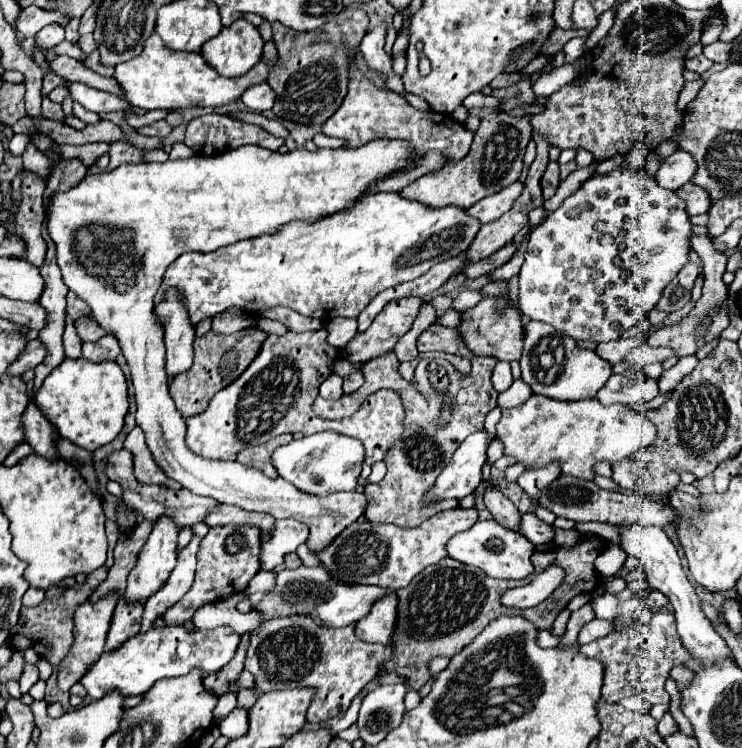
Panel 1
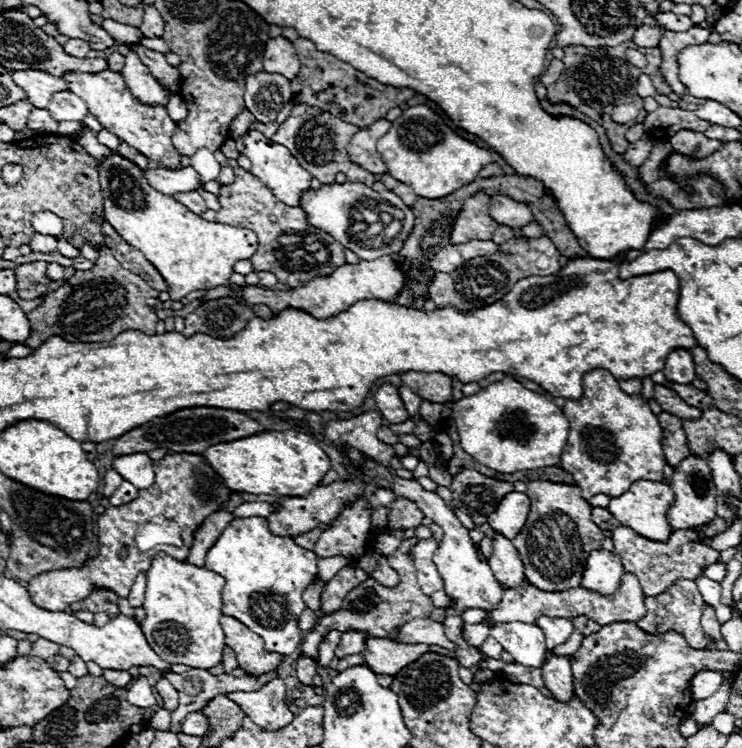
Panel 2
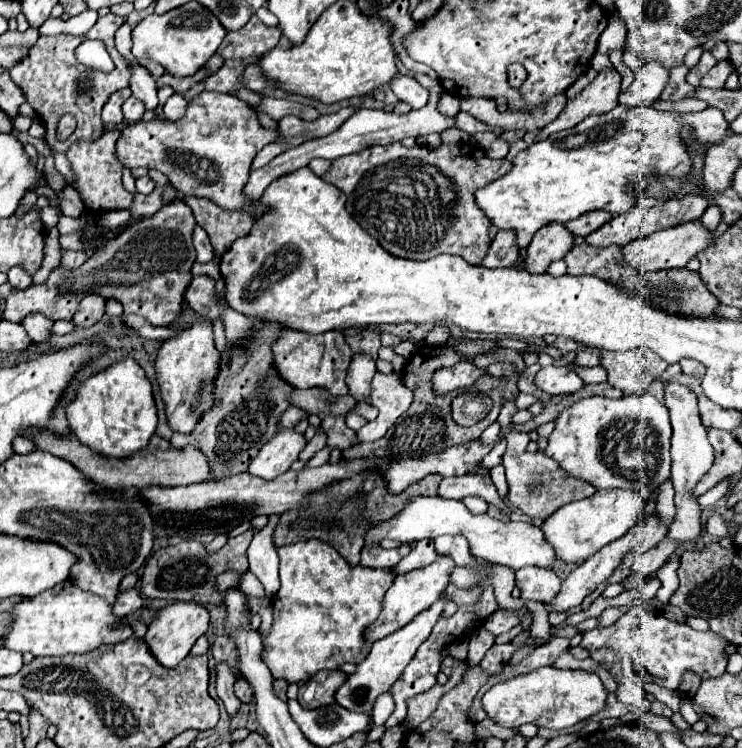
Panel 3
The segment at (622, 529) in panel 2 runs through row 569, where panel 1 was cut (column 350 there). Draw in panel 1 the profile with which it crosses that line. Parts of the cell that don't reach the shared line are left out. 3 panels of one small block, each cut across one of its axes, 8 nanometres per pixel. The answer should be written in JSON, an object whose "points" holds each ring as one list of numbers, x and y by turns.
{"points":[[286,616,264,622,250,636,250,648,244,668,256,678,260,692,286,688,316,688,312,708,308,708,308,722,318,724,328,718,342,716,354,696,380,672,380,666,392,658,390,646,376,646,356,638,354,626,326,628,318,626,310,616]]}

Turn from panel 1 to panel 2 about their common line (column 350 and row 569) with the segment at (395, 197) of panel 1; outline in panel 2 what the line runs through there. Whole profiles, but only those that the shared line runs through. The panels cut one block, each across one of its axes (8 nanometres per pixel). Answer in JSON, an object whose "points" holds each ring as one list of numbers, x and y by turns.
{"points":[[264,516,234,518,208,550,204,566,226,580,222,588,222,612,262,636,266,650,292,654,300,646,302,634,296,622,306,608,302,592,318,574,314,552,300,548,292,538,272,534]]}

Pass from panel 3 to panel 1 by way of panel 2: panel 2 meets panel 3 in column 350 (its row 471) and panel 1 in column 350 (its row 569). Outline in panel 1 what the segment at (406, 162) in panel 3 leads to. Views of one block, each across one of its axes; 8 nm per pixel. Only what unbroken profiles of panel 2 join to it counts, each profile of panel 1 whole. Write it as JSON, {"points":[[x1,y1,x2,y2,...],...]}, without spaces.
{"points":[[350,64,350,84,348,94,342,102,342,106,324,122,322,132,326,136,336,136,344,140,344,148,358,148,366,142,388,138,388,140,406,140,412,144,412,148,418,152,418,156,424,156,430,150,440,150,446,158,446,162,456,162,464,158,472,146,474,132,470,132,464,124,458,124,448,114,440,114,434,110,416,110,406,102,404,96,388,90,380,90,374,84,370,84,354,64]]}

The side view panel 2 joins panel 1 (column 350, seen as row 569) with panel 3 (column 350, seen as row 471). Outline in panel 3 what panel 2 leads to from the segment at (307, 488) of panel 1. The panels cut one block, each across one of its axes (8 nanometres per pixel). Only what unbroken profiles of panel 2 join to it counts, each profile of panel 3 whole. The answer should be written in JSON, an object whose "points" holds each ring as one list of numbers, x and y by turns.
{"points":[[366,352,354,354,350,368,348,368,346,384,350,388,350,394,356,400,366,400,370,392,370,380,374,374,376,374,376,360]]}

